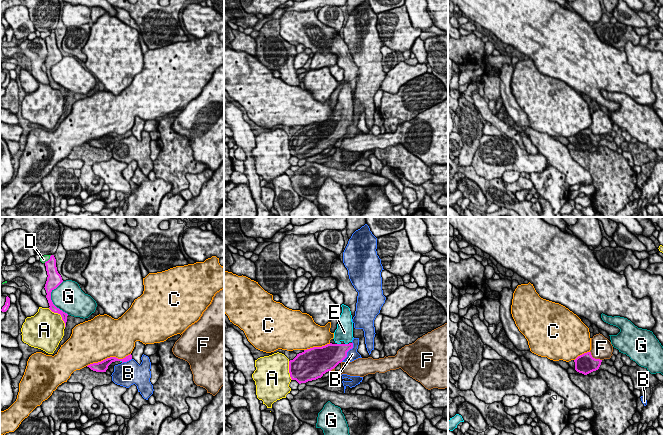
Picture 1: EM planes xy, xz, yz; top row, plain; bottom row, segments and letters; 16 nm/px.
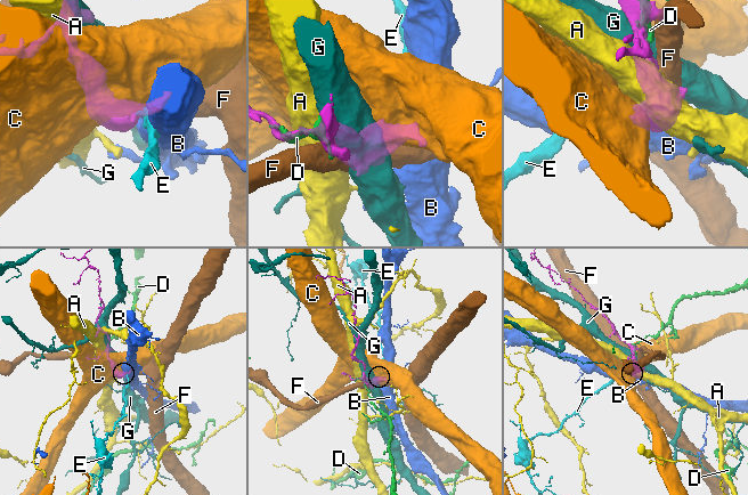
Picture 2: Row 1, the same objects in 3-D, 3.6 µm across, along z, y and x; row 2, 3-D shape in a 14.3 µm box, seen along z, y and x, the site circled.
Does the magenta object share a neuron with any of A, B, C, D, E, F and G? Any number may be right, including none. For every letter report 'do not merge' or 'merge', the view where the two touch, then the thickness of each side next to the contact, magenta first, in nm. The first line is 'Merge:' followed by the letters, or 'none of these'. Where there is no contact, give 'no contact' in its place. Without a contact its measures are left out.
Merge: E
A: do not merge; contact in xy; calibres 120 and 440 nm
B: do not merge; contact in xz; calibres 360 and 180 nm
C: do not merge; contact in xy; calibres 170 and 480 nm
D: do not merge; contact in xy; calibres 170 and 120 nm
E: merge; contact in xz; calibres 380 and 280 nm
F: do not merge; contact in yz; calibres 320 and 360 nm
G: do not merge; contact in xy; calibres 170 and 440 nm

